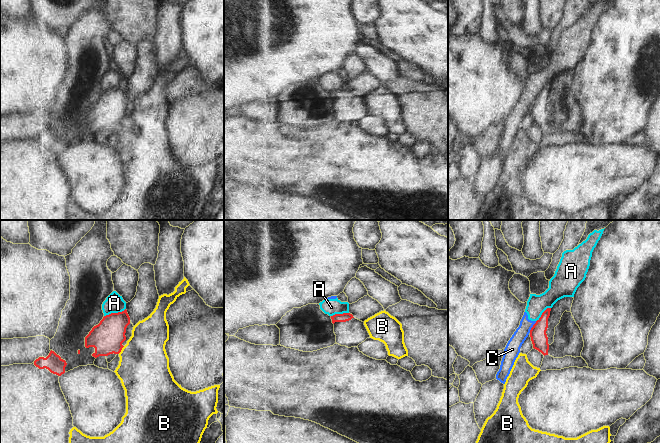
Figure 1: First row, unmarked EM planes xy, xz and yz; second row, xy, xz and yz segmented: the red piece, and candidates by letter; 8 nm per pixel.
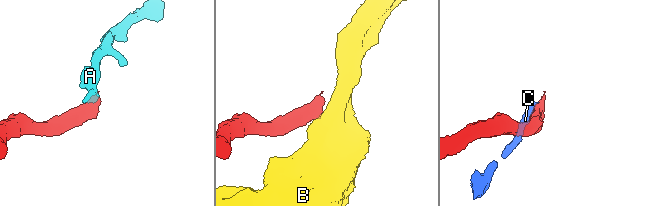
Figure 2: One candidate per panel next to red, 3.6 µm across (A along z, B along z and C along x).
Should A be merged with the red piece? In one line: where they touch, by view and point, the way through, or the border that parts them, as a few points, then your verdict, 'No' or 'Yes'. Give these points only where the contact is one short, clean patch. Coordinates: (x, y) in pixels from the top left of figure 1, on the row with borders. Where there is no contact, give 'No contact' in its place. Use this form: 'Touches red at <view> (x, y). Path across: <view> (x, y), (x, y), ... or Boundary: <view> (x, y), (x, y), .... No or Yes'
Touches red at xy (114, 313). Boundary: xy (125, 308), (119, 312), (111, 312), (104, 316). No.

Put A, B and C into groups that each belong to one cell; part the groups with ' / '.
A C / B

